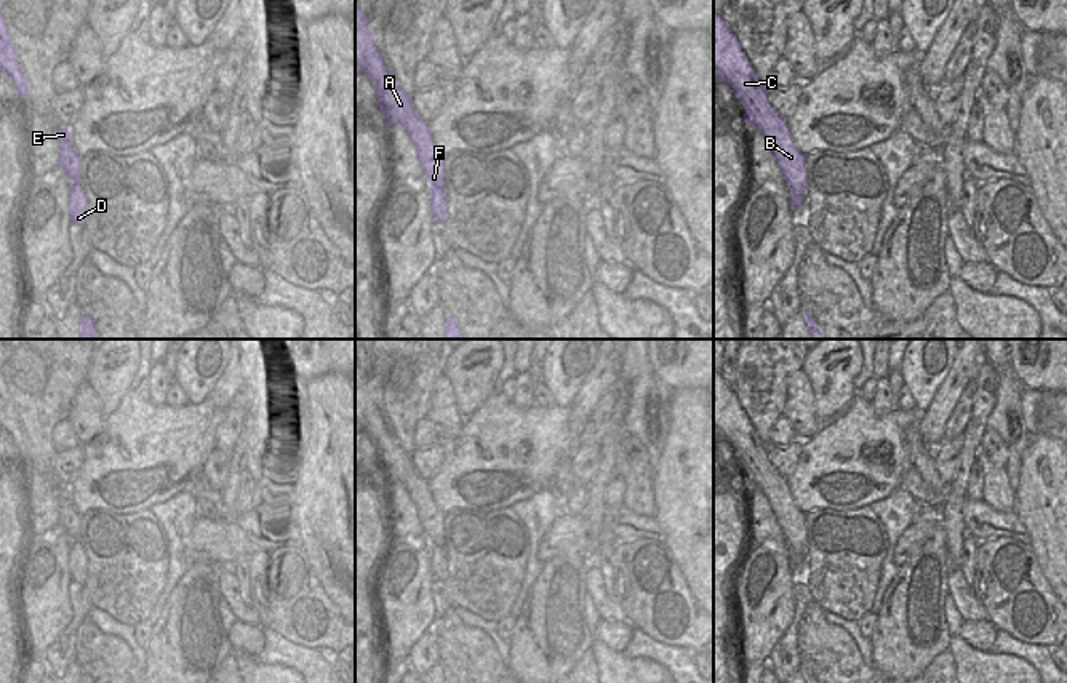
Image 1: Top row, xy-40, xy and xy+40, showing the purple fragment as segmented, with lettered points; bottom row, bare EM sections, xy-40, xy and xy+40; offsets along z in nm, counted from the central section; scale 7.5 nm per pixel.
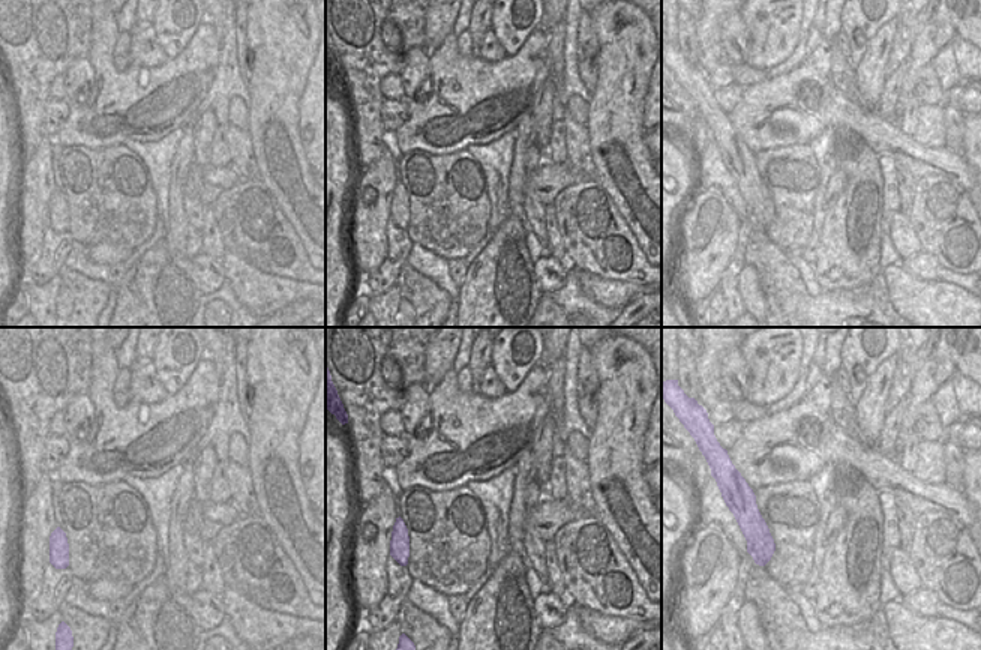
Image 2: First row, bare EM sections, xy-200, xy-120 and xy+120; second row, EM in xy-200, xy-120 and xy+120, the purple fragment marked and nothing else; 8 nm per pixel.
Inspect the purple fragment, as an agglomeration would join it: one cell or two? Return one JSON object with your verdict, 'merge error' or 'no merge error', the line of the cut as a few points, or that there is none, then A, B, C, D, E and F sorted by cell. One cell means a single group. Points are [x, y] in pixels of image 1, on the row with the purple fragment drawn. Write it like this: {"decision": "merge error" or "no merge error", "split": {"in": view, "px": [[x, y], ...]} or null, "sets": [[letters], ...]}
{"decision": "merge error", "split": {"in": "xy", "px": [[431, 186], [442, 189]]}, "sets": [["A", "B", "C", "E", "F"], ["D"]]}

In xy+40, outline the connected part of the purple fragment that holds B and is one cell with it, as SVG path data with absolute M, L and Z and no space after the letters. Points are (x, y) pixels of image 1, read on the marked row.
M713 11L713 72L733 88L744 106L742 123L750 123L769 142L773 157L790 190L790 202L803 200L808 186L805 155L795 147L785 118L777 114L766 96L766 86L758 80L736 35Z

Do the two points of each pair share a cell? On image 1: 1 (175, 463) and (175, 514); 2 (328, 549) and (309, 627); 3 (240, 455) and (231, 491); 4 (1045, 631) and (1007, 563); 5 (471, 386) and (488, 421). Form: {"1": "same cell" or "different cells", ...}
{"1": "different cells", "2": "different cells", "3": "same cell", "4": "same cell", "5": "different cells"}

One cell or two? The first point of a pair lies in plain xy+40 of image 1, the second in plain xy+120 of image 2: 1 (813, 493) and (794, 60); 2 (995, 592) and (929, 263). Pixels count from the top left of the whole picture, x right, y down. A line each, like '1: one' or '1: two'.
1: two
2: two

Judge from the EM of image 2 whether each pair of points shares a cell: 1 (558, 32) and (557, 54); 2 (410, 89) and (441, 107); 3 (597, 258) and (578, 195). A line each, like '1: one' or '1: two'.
1: one
2: two
3: one

